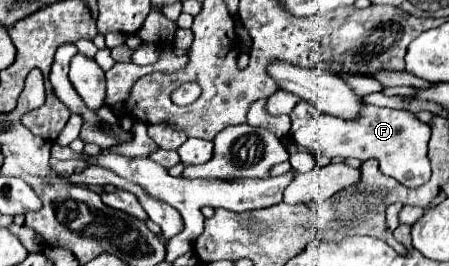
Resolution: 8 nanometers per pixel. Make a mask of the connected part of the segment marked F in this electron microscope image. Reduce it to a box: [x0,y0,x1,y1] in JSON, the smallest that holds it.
[290,100,432,188]

